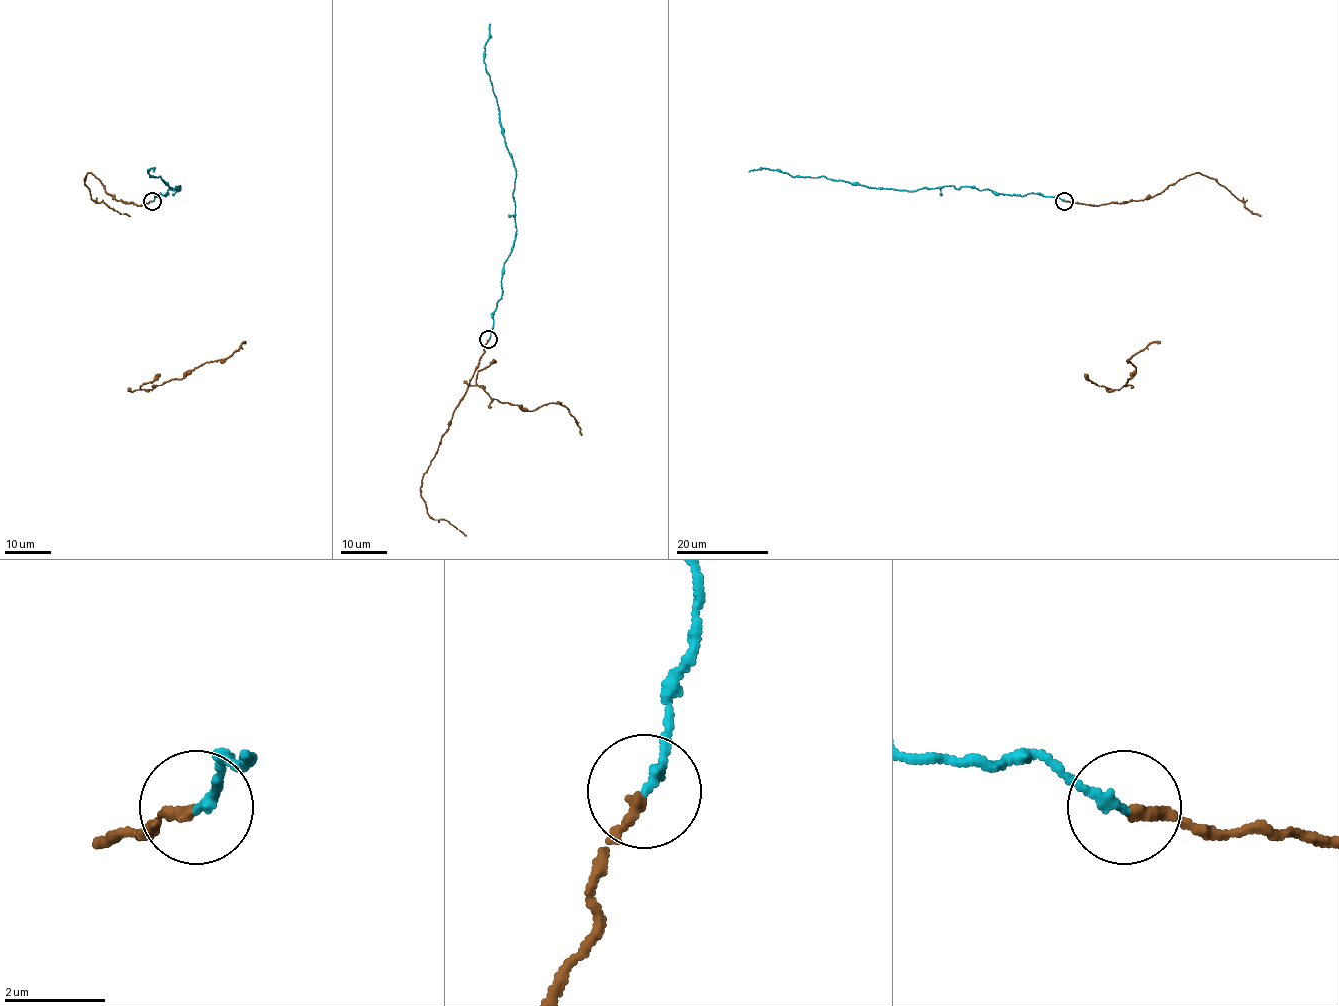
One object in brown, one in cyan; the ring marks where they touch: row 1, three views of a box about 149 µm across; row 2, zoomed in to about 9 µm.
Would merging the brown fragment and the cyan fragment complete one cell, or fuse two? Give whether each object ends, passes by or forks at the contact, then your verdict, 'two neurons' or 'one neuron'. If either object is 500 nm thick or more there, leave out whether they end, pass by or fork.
brown ends; cyan ends; one neuron

